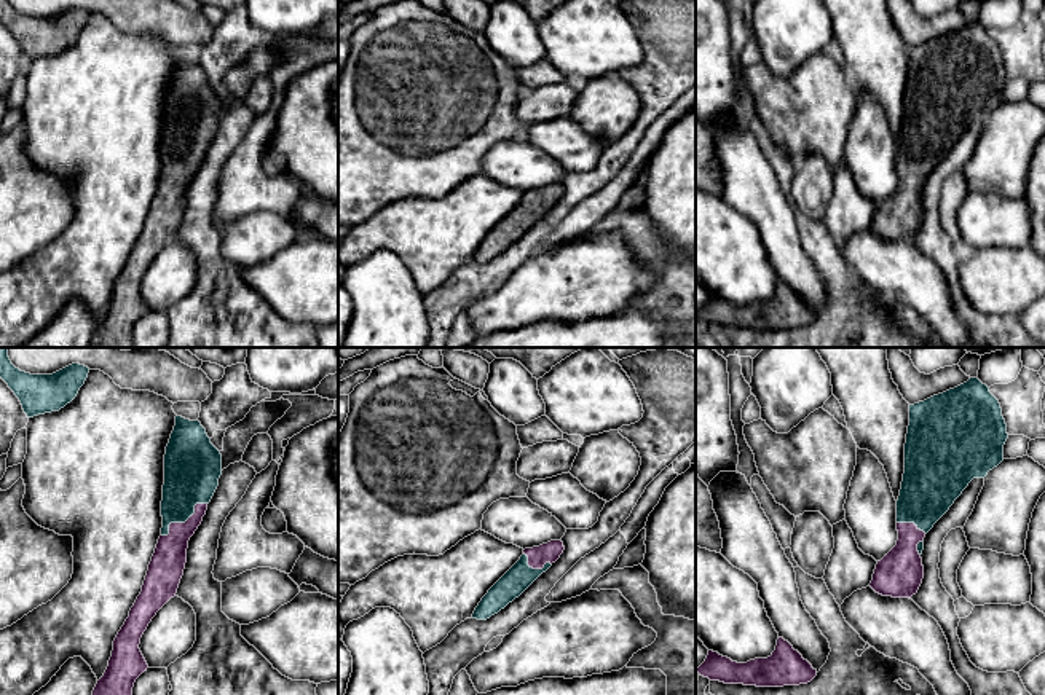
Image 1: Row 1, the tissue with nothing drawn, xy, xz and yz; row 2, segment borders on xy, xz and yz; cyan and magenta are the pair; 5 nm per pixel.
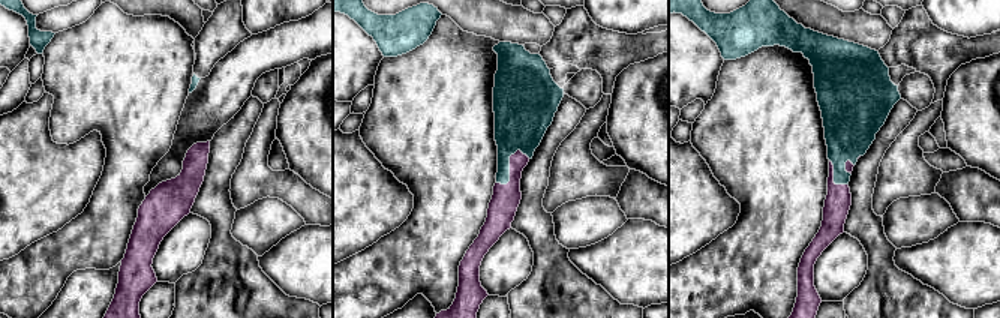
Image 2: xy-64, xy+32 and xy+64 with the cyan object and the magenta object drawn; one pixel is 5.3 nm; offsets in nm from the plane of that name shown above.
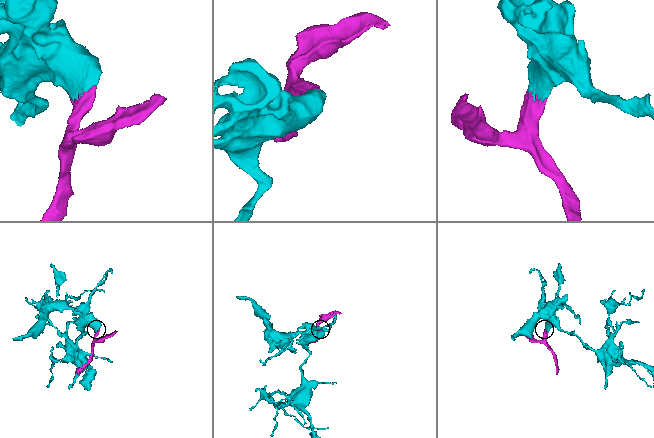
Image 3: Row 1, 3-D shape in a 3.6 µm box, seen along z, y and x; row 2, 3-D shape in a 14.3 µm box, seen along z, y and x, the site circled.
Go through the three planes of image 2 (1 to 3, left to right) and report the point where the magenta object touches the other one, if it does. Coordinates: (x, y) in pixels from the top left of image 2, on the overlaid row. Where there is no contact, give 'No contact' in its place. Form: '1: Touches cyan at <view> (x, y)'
1: No contact
2: Touches cyan at xy+32 (508, 165)
3: Touches cyan at xy+64 (834, 177)

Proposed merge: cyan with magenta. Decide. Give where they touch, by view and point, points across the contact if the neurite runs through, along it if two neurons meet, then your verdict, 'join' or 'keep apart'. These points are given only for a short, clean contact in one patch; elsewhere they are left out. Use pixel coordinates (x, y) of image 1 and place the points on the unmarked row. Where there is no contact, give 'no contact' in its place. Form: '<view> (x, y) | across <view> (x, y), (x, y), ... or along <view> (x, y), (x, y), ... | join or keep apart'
xy (182, 164) | join

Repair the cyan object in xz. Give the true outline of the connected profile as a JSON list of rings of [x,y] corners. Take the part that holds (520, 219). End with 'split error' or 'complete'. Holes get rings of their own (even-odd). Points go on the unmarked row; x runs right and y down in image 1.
[[[562,183],[525,191],[520,202],[488,233],[472,261],[487,263],[519,241],[563,196]]]; split error

